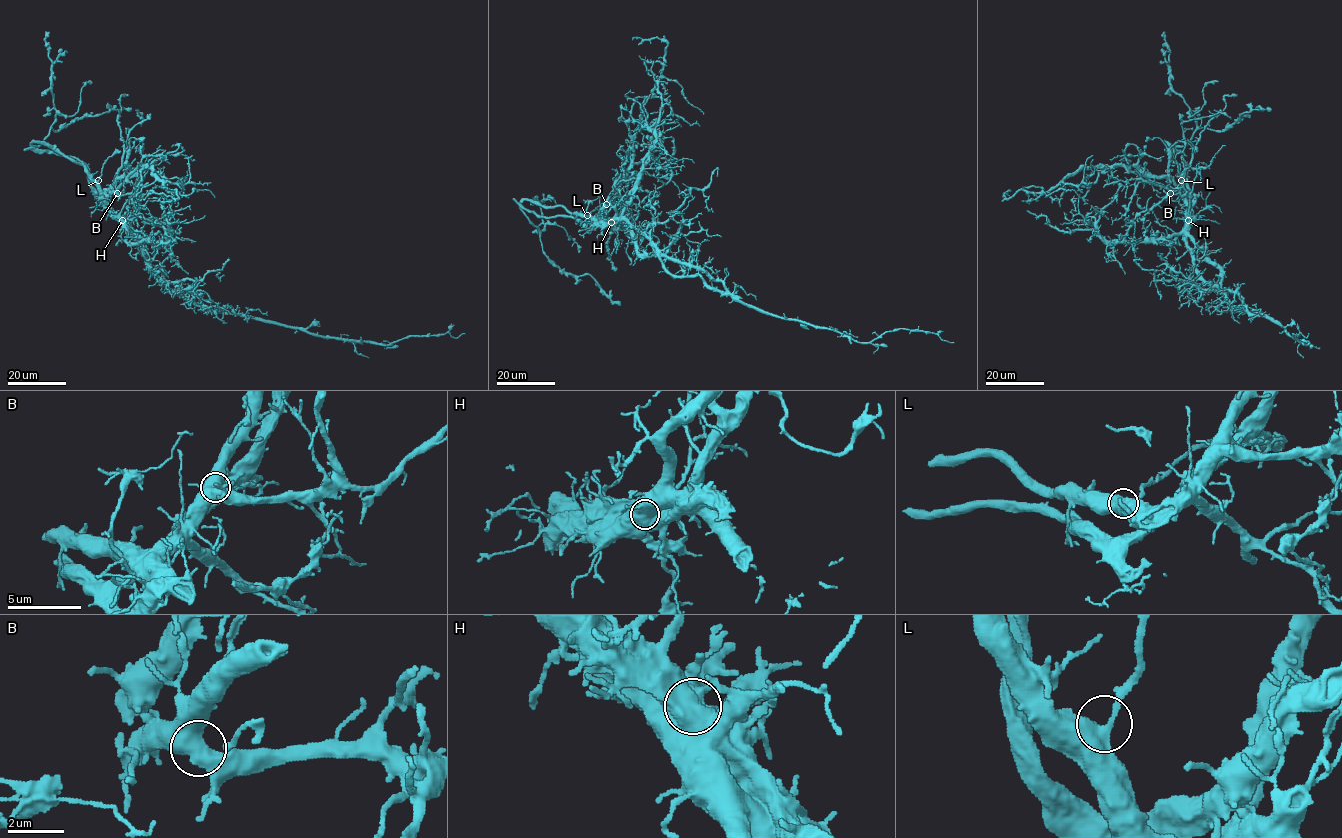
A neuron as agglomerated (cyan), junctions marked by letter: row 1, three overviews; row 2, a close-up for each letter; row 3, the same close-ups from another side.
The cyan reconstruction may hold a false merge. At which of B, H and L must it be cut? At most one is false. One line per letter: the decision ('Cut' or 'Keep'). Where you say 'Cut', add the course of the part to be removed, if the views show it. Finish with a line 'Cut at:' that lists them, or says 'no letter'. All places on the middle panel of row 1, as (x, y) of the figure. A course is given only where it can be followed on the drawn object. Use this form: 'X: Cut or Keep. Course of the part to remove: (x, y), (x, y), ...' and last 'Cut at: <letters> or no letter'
B: Keep
H: Cut. Course of the part to remove: (612, 222), (587, 226), (619, 189), (631, 163), (634, 129), (658, 80), (667, 44), (656, 37), (632, 40)
L: Keep
Cut at: H

